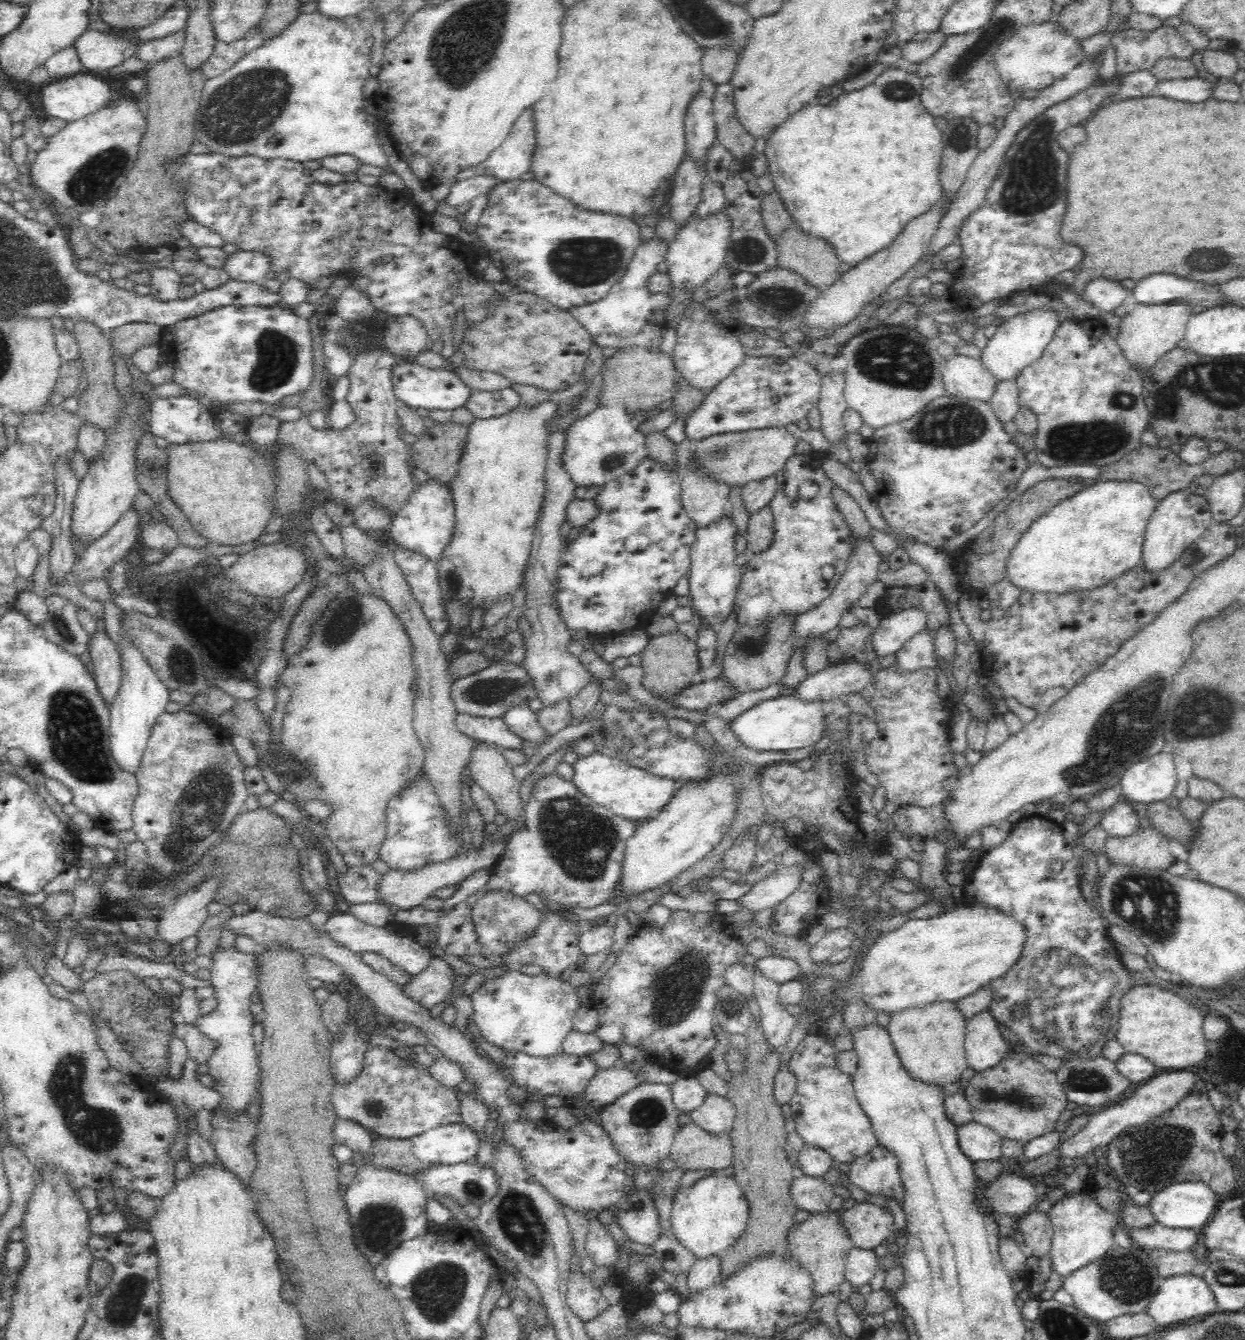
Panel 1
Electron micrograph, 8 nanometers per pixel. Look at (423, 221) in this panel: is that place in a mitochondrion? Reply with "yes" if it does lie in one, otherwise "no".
no

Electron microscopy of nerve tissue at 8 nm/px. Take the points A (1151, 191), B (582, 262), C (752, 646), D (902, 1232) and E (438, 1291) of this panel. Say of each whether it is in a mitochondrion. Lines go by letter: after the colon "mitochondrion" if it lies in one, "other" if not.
A: other
B: mitochondrion
C: mitochondrion
D: other
E: mitochondrion

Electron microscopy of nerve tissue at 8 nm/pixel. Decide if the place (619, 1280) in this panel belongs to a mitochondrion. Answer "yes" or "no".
no

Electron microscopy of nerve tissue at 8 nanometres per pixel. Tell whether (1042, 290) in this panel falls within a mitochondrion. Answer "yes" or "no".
no

